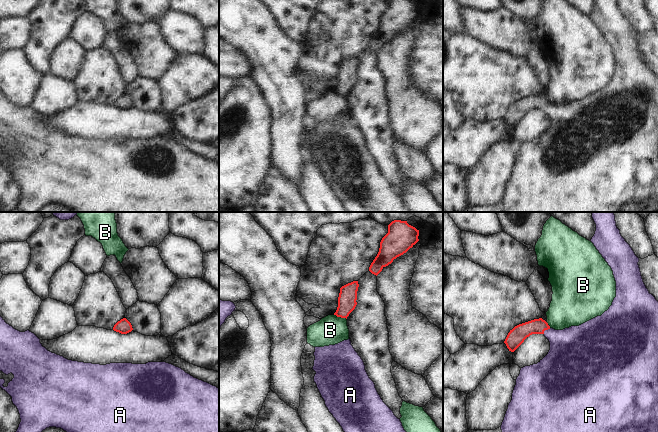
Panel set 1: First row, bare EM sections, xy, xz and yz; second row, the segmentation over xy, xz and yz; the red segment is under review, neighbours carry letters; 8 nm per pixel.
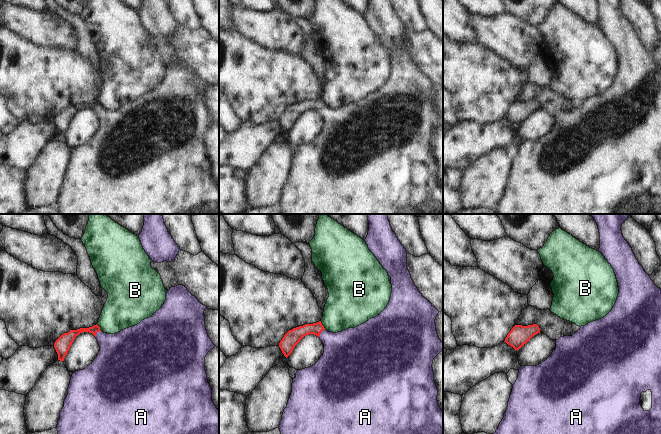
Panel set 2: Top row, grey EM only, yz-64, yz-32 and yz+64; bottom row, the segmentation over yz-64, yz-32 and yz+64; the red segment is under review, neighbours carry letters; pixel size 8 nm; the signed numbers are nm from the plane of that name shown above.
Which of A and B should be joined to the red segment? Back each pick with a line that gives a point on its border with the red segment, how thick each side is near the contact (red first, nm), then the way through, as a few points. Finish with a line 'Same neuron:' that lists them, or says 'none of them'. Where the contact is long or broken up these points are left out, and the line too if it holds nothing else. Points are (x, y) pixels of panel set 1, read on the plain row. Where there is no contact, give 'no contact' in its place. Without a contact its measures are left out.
A: meets red in yz at (546, 105); 140 nm thick on the red side, 340 nm on the other; runs through yz (516, 112), (526, 105), (546, 105), (570, 125)
Same neuron: A

